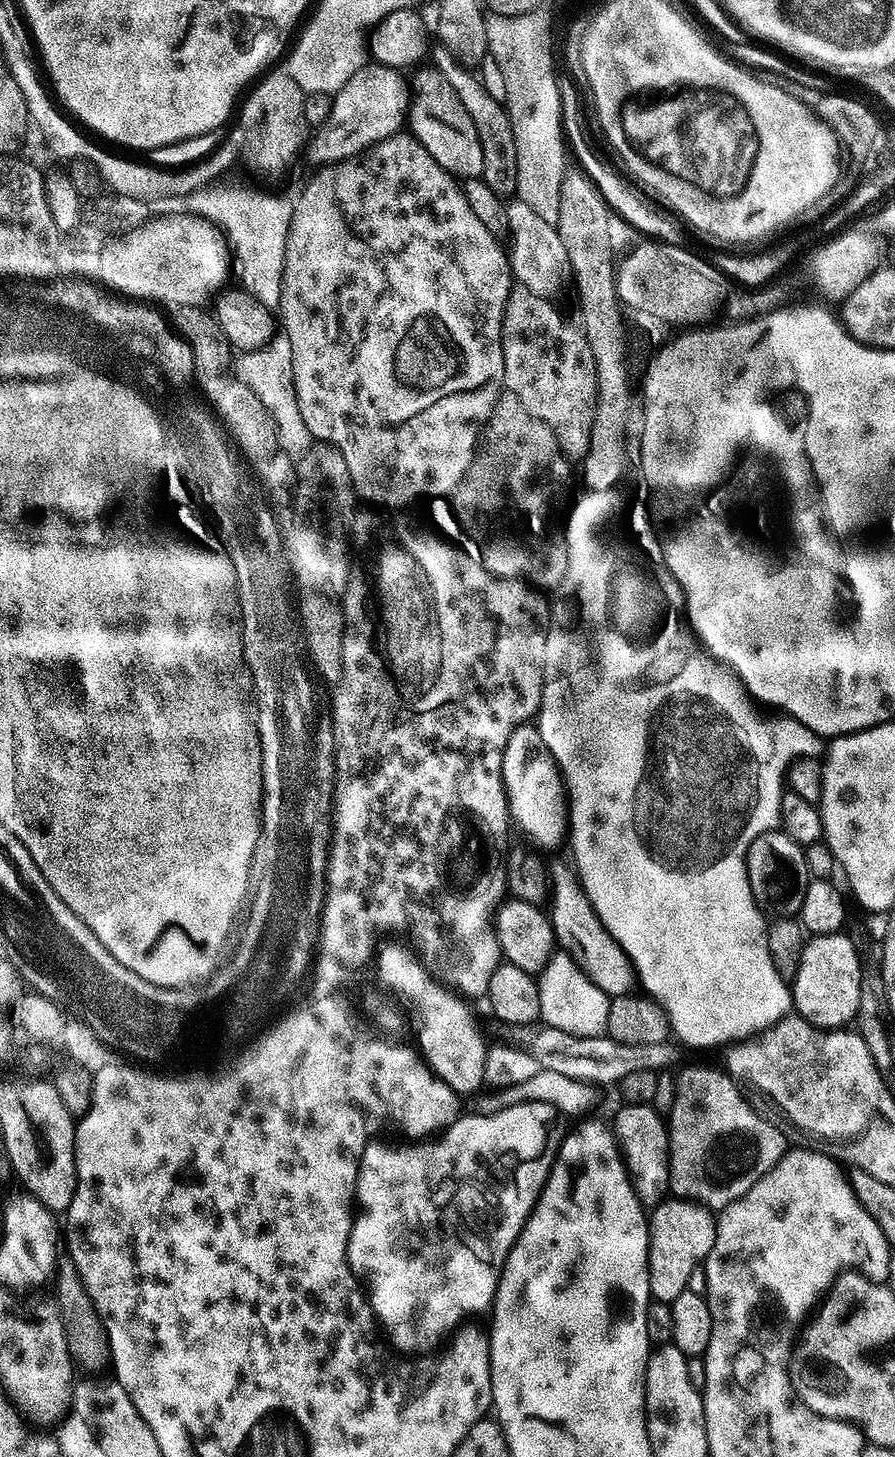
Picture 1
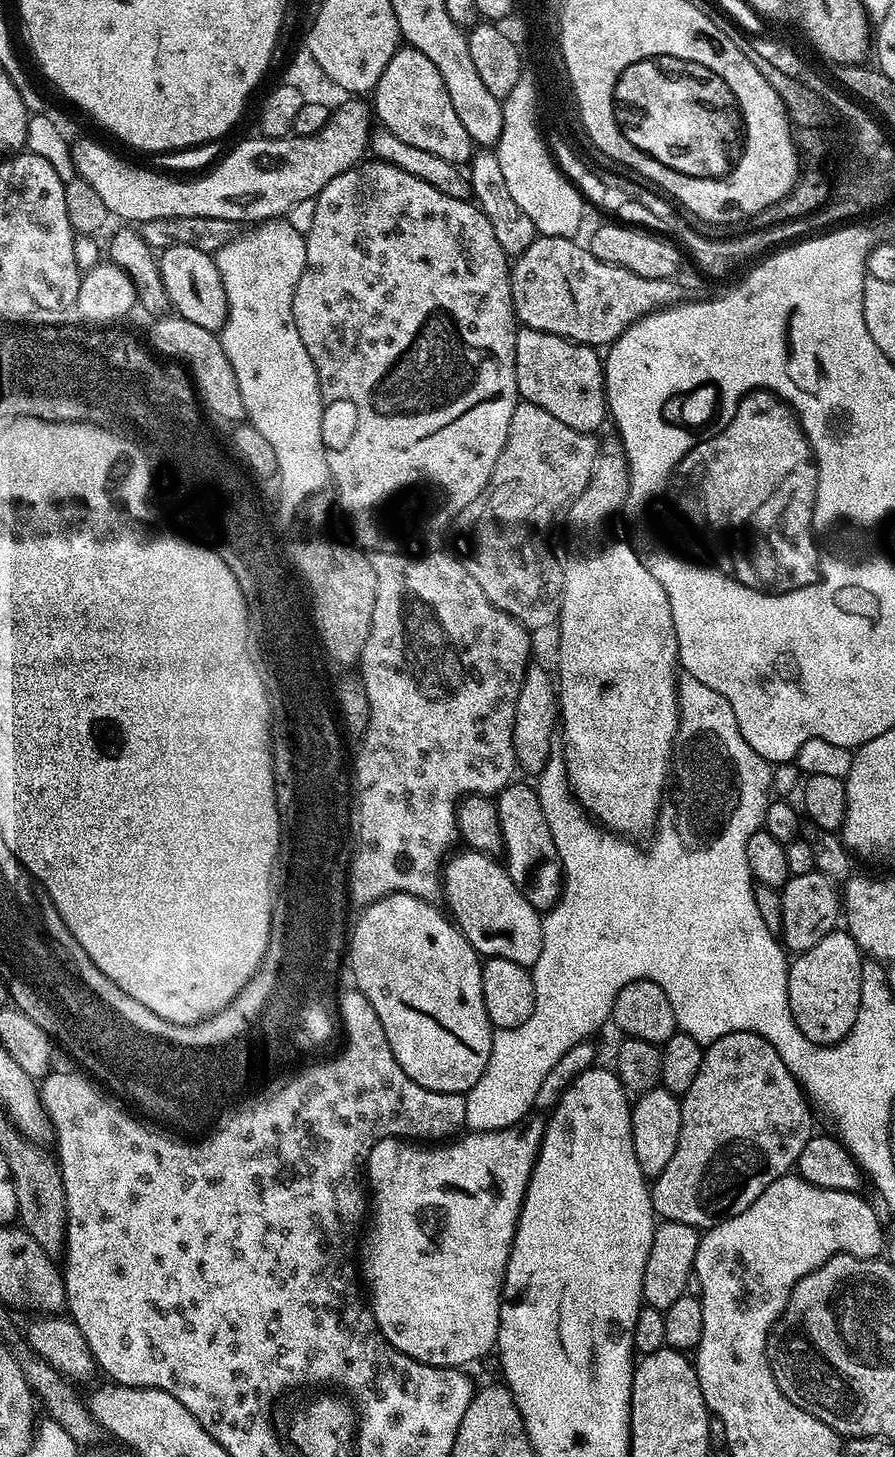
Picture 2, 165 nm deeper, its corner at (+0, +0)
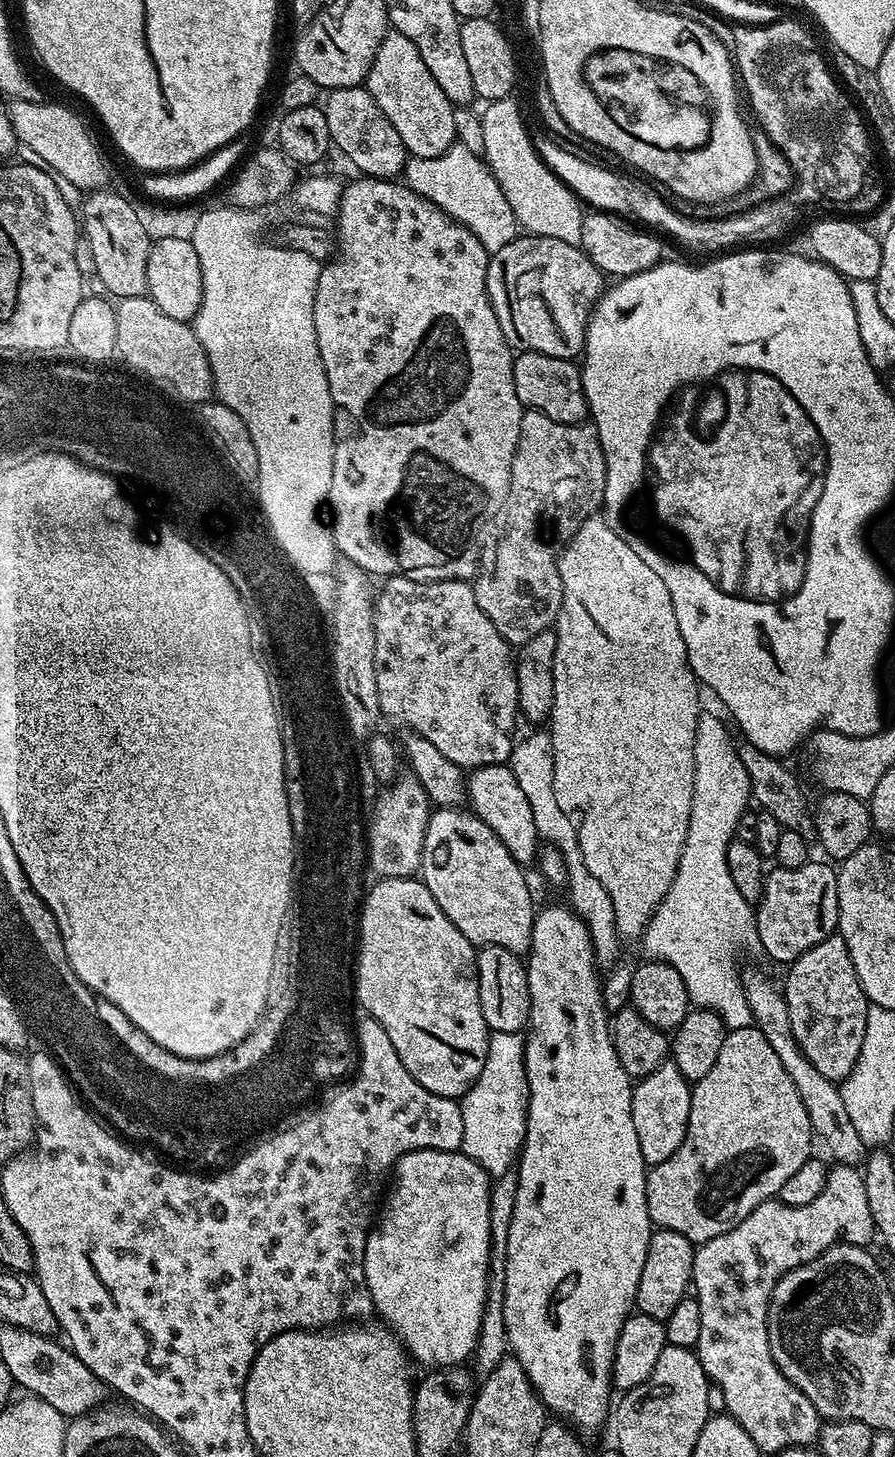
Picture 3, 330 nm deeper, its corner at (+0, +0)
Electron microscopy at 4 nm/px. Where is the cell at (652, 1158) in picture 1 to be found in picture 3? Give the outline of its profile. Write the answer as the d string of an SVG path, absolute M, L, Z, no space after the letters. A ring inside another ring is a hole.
M666 1062L654 1070L654 1074L641 1076L635 1081L632 1089L632 1117L634 1130L638 1133L638 1147L642 1149L645 1165L666 1162L678 1146L682 1146L682 1138L686 1138L686 1126L690 1118L690 1098L692 1089L690 1082L671 1062Z

